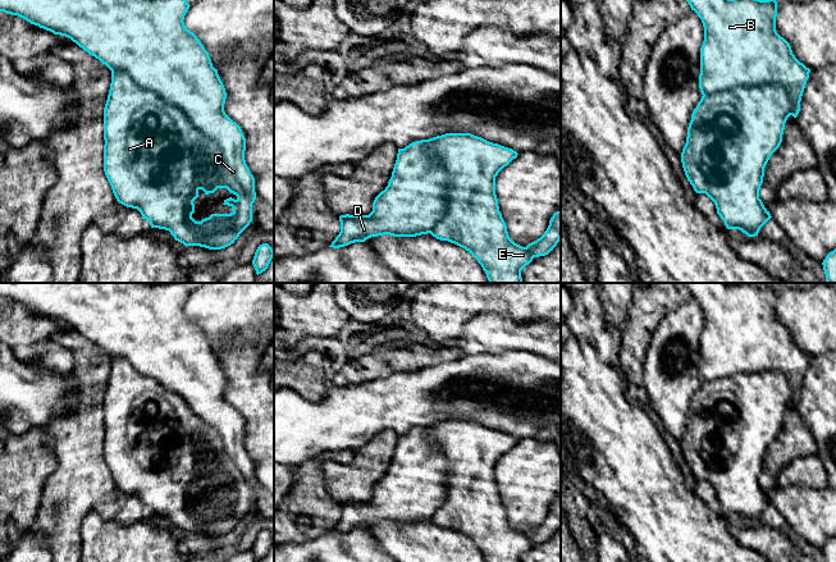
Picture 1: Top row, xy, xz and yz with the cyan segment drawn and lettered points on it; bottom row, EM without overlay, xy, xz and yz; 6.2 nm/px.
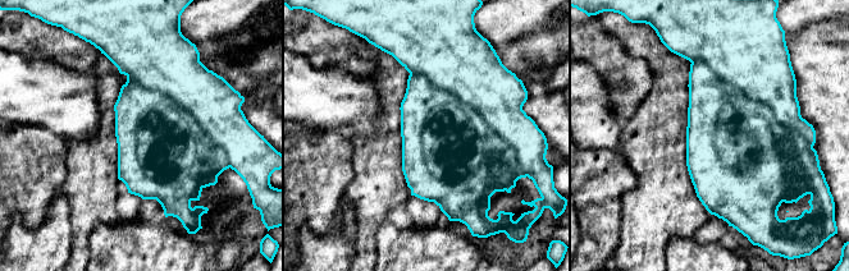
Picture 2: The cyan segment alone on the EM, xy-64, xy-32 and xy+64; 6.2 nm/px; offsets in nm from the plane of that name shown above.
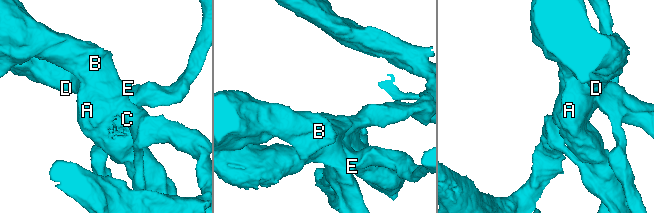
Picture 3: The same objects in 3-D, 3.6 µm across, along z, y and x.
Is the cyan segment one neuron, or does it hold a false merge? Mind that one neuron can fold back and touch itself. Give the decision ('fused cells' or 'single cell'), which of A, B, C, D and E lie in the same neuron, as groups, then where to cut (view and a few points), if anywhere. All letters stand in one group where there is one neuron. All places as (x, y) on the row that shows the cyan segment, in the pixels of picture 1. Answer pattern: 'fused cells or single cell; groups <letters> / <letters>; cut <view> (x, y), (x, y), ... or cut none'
fused cells; groups A D / B C E; cut xy (112, 71), (178, 108), (219, 147), (225, 169), (252, 202)

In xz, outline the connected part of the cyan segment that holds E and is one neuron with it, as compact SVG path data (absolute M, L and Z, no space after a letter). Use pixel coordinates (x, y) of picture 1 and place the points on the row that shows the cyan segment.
M446 133L425 140L425 145L448 177L446 214L430 234L469 251L481 265L489 283L522 283L521 270L534 257L510 238L495 195L495 177L518 154L471 133Z

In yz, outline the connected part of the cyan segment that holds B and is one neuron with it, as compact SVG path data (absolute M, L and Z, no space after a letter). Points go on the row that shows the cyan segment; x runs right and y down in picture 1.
M686 0L704 27L700 47L699 88L702 95L731 91L739 86L781 84L786 88L792 116L800 111L810 69L792 54L790 44L776 31L776 0Z

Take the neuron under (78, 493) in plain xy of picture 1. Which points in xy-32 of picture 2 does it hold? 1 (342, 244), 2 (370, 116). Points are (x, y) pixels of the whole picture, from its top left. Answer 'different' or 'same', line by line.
1: different
2: different

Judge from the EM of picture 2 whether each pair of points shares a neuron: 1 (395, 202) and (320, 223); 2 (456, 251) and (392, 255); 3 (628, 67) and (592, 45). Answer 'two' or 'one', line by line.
1: two
2: one
3: one

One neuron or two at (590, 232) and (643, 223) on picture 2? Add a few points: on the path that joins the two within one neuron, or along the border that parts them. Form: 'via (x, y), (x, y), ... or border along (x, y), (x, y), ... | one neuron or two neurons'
border along (621, 196), (620, 243), (612, 255) | two neurons

